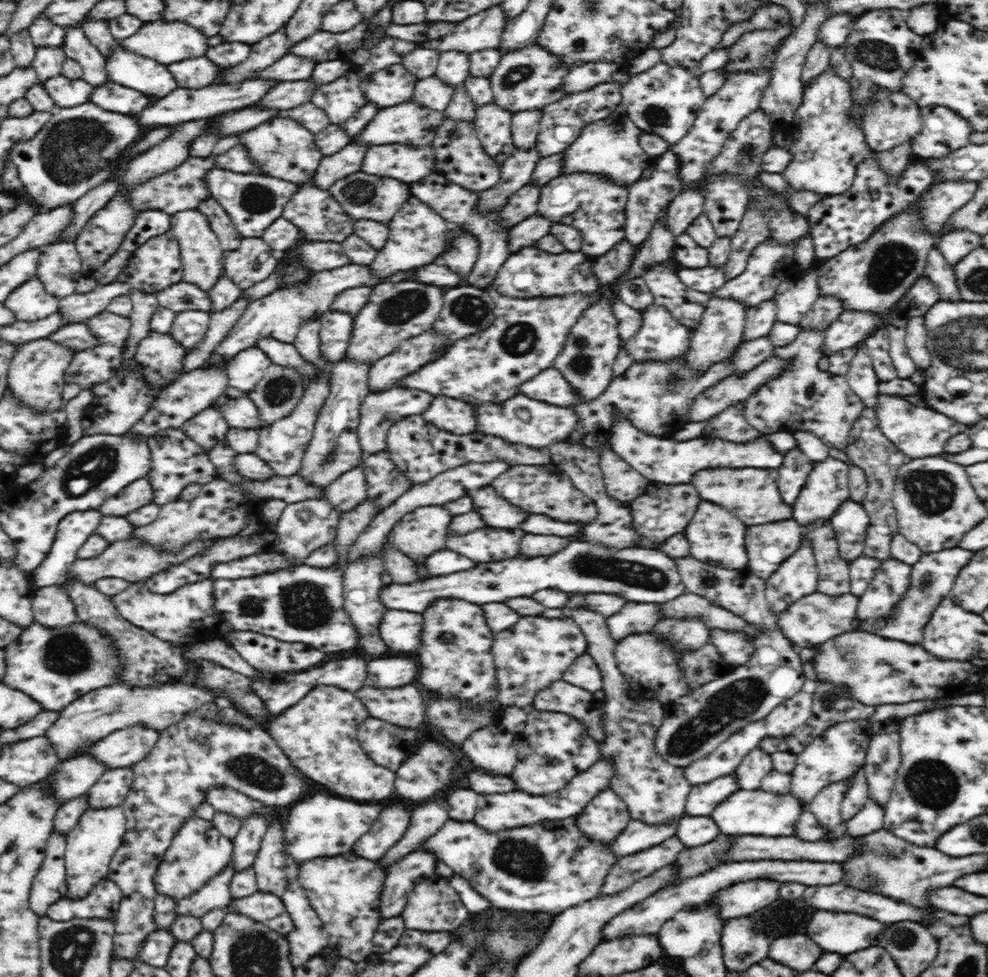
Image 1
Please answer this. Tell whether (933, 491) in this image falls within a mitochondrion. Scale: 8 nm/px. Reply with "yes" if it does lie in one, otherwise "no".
yes

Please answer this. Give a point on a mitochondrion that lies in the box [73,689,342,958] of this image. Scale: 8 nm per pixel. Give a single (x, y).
(250, 768)

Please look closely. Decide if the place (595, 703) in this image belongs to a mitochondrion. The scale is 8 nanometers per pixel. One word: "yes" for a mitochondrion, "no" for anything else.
no

